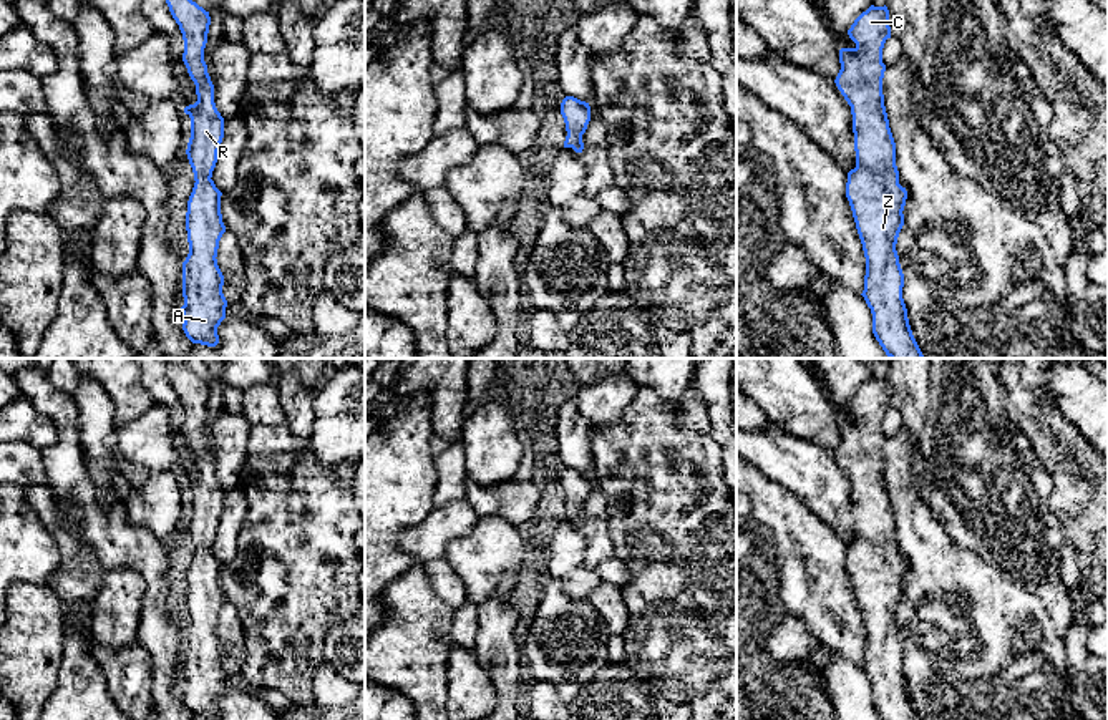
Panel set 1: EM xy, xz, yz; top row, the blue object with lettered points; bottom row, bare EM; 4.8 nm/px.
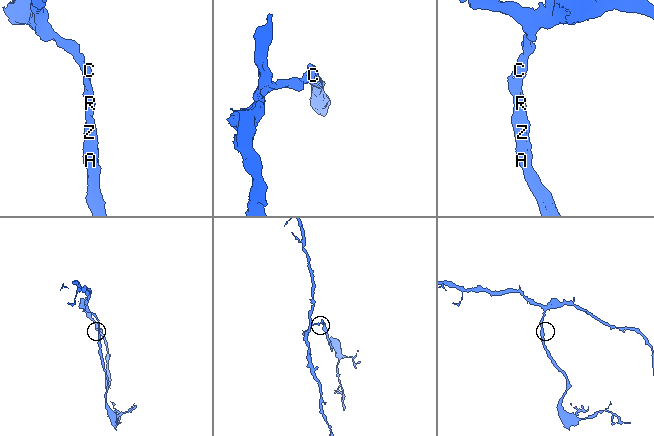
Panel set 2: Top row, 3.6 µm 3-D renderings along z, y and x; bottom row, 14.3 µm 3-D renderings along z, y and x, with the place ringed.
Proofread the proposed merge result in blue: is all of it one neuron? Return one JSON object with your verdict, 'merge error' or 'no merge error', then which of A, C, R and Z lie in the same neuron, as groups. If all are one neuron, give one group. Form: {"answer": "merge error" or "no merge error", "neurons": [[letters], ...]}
{"answer": "no merge error", "neurons": [["A", "C", "R", "Z"]]}

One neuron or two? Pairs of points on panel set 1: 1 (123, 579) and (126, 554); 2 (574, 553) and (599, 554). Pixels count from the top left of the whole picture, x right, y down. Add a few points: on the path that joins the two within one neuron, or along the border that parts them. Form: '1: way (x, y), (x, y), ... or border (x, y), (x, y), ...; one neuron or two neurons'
1: border (106, 569), (135, 569), (146, 588), (143, 601); two neurons
2: border (579, 525), (584, 535), (584, 563), (601, 581); two neurons

